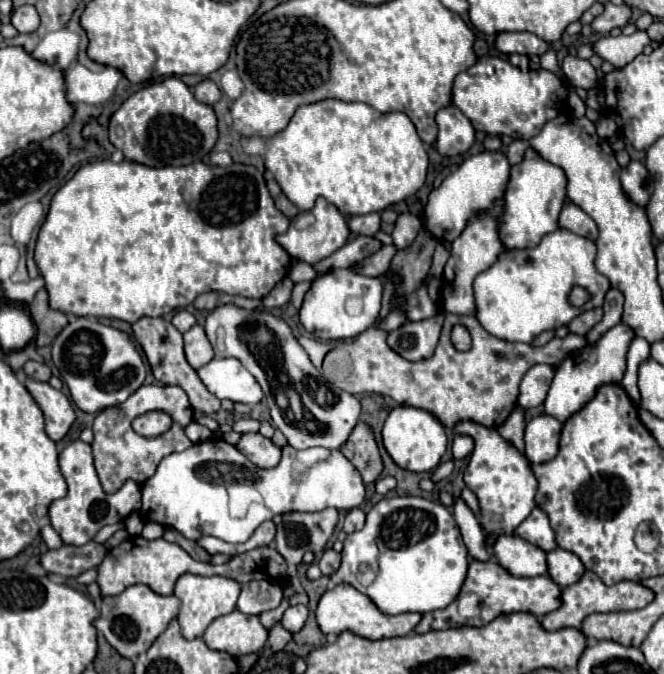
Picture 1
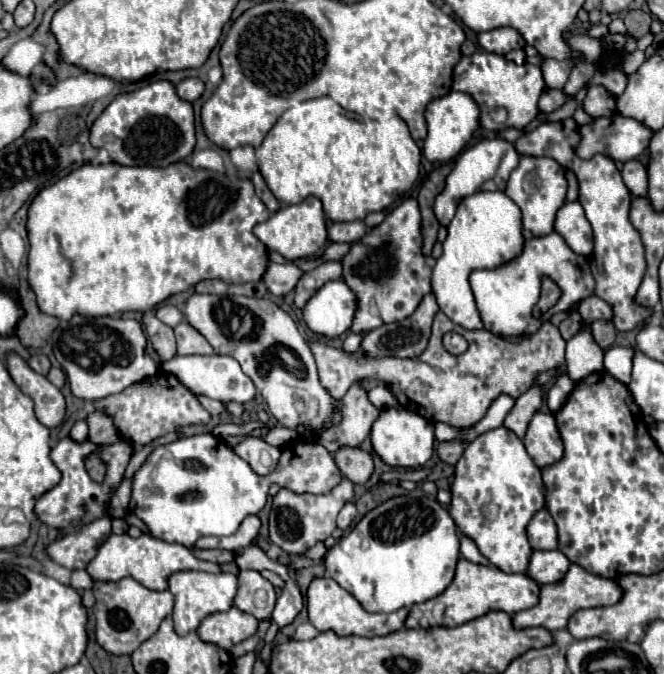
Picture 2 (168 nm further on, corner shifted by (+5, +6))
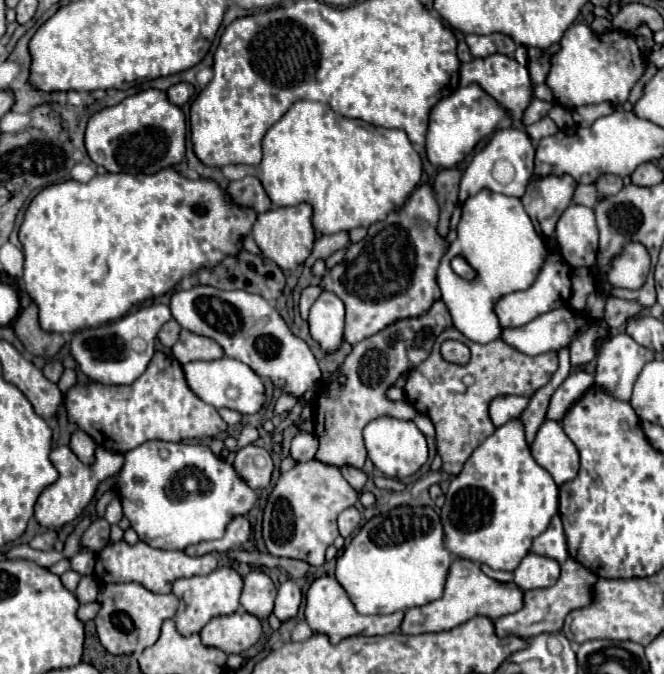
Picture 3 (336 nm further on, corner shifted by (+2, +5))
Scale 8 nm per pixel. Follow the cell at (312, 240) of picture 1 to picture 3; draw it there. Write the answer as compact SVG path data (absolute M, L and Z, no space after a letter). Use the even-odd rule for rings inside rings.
M300 203L296 207L276 207L260 213L252 225L252 237L266 259L272 259L282 269L296 269L302 265L314 247L312 207Z

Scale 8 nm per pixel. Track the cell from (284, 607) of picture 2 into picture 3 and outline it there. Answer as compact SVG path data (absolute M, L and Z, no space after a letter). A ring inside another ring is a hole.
M288 579L278 589L278 597L276 597L276 603L274 603L274 615L280 621L292 619L292 617L296 617L300 603L302 603L302 591L292 579Z

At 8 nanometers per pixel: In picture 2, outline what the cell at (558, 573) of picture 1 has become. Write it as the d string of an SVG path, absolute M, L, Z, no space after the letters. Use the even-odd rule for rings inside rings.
M535 550L527 574L539 584L551 584L567 574L569 564L569 558L561 550Z

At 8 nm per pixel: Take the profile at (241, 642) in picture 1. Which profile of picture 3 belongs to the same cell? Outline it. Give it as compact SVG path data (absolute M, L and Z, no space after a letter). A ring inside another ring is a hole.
M238 609L232 615L214 617L200 631L202 643L206 647L218 647L228 655L244 653L260 639L260 635L262 635L260 619L244 609Z

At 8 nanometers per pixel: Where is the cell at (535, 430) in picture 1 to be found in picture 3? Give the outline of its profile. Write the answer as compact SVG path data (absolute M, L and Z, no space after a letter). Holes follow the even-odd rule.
M556 421L542 423L532 443L532 457L552 475L558 485L572 481L580 469L578 449Z

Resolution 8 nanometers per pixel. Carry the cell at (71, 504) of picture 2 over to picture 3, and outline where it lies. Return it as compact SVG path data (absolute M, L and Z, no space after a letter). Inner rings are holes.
M56 447L52 453L50 453L50 461L52 465L56 467L56 471L60 473L58 481L48 485L38 501L36 501L36 507L34 507L34 519L44 525L44 527L62 527L66 523L72 523L76 521L84 509L88 507L88 503L94 499L94 493L98 489L98 483L116 475L124 463L124 457L120 453L112 453L104 447L98 447L96 449L96 461L92 465L84 465L72 451L70 447Z

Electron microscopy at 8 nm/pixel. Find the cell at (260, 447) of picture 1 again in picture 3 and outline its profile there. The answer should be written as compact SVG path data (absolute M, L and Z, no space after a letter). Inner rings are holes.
M246 445L236 451L234 469L248 487L258 491L258 489L268 487L274 465L272 465L272 457L266 449L258 447L258 445Z

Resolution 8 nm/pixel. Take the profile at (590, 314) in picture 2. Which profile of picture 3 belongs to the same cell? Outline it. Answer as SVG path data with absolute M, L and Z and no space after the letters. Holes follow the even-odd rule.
M608 297L606 299L606 313L604 313L604 321L608 323L608 327L612 331L616 331L618 327L622 327L626 323L626 319L644 313L644 307L638 301L628 301L628 299L616 299L616 297Z

